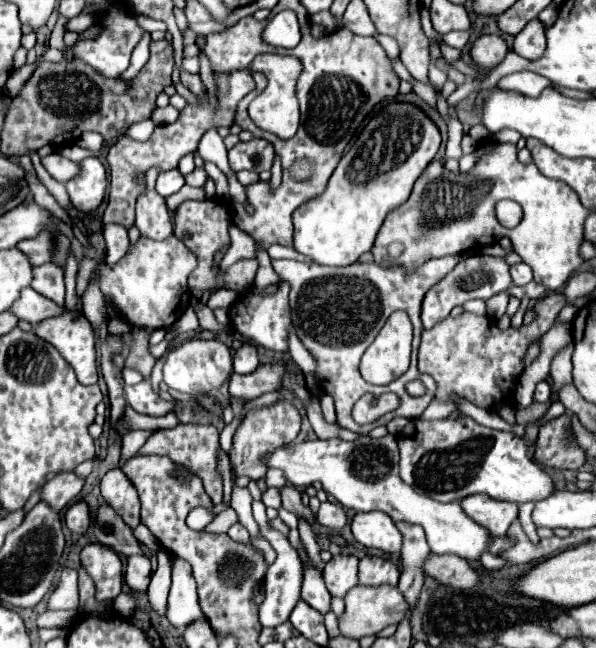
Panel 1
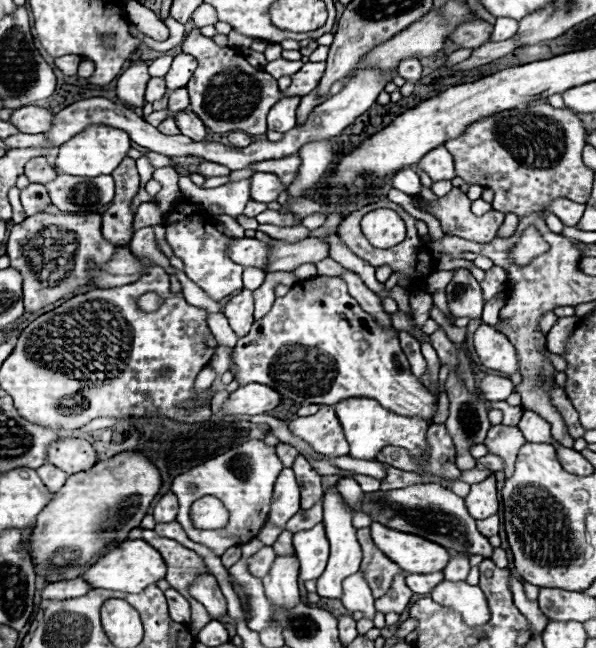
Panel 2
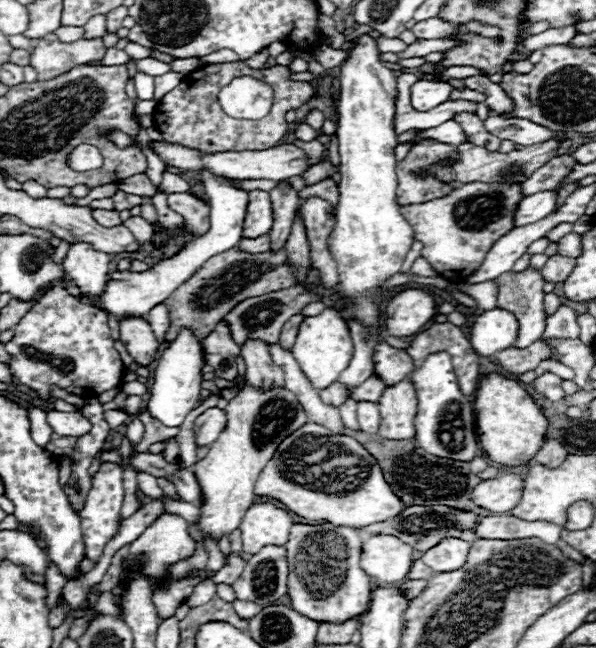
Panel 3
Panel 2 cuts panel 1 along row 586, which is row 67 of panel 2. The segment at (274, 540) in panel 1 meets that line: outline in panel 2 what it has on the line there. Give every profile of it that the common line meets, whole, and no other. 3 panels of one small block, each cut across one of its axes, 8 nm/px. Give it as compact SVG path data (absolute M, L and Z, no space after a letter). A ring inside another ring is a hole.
M278 58L278 60L274 60L274 62L268 62L266 66L264 66L264 70L268 70L274 78L280 78L280 76L292 76L294 72L298 72L300 68L302 68L302 60L296 60L296 62L292 62L292 60L284 60L284 58Z

